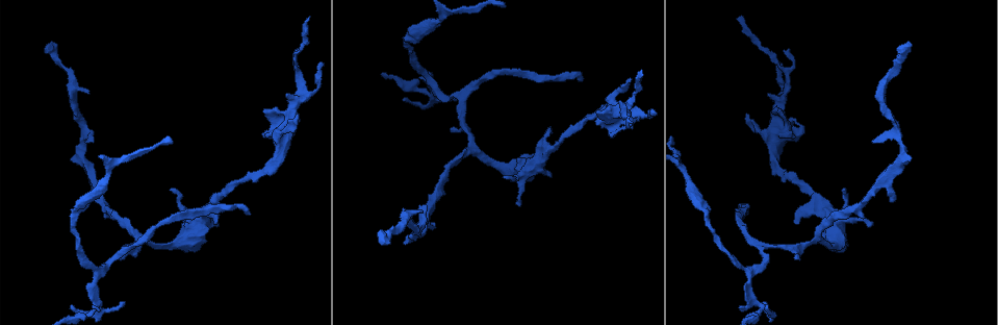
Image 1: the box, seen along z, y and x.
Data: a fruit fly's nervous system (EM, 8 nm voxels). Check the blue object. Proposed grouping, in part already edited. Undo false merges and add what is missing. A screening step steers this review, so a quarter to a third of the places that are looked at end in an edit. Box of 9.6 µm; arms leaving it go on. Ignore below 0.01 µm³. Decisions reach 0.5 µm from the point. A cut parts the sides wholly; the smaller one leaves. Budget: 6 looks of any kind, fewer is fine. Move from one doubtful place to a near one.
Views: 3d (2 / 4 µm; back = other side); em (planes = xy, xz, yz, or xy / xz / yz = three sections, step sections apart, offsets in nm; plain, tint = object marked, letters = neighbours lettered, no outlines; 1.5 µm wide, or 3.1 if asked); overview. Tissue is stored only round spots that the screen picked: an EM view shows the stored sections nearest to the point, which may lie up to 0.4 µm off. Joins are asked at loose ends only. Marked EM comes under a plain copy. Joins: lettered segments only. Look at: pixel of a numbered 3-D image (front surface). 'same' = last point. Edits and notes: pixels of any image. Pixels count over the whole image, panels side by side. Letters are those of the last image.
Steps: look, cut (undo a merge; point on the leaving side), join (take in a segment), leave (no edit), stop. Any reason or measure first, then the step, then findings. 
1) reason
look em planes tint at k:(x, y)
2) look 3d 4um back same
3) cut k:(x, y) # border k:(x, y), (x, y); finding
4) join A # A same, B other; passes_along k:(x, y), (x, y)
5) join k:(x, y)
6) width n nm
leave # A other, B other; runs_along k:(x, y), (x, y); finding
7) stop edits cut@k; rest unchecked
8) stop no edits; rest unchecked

calibre changes
look em xy step 8 letters at 1:(472, 151)

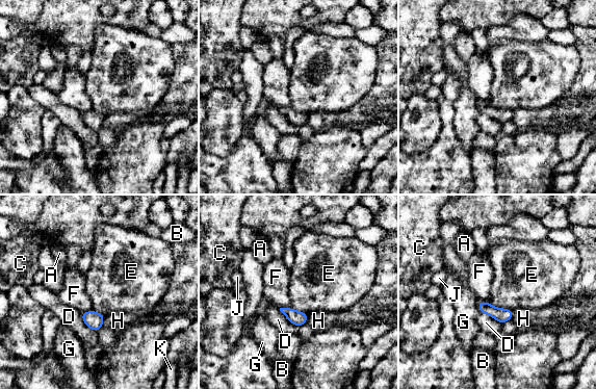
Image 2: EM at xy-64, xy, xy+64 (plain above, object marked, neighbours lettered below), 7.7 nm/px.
look em planes letters same

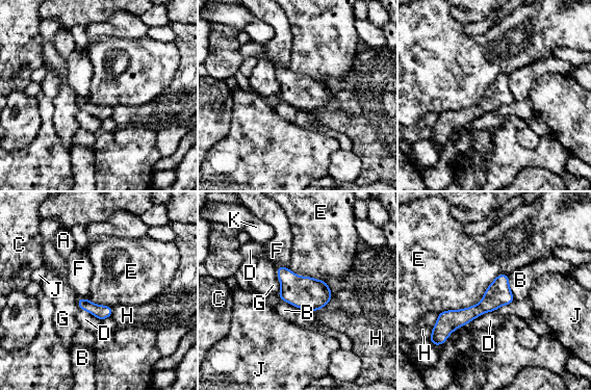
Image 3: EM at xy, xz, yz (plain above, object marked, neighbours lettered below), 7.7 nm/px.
width 190 nm
leave # A other, B other, C other, D other, E other, F other, G other, H other, J other, K other; border 3:(508, 275), (479, 303), (437, 313); continuous, no second cell

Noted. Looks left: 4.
end of a long branch
look 3d 2um at 1:(249, 212)

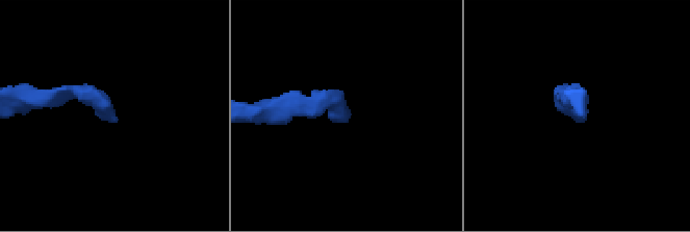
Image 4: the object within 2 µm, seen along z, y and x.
now the EM
look em planes letters at 4:(347, 122)

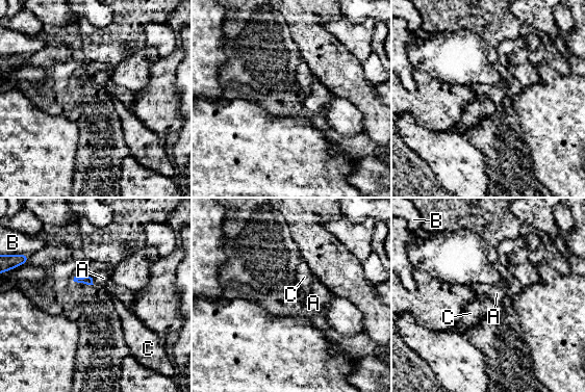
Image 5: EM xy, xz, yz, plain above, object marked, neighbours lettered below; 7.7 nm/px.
leave # A other, B other, C other; border 5:(92, 278), (94, 284); none of them fits

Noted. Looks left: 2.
branch stops here
look em planes tint at 1:(794, 121)

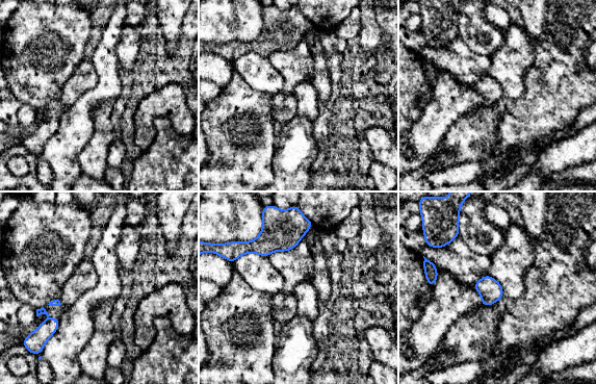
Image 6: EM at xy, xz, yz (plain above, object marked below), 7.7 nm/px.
look em planes letters same

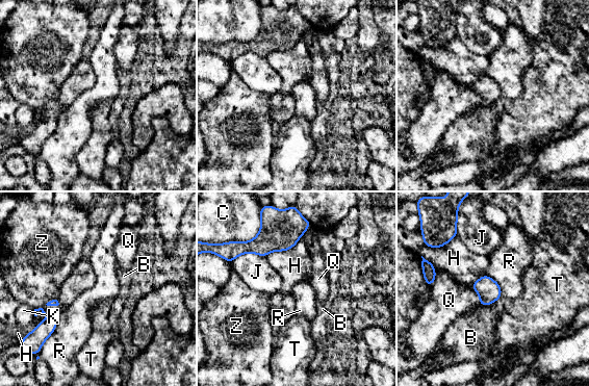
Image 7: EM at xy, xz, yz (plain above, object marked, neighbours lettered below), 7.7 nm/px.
longest_contact H 340 nm
leave # B other, C other, H other, J other, K other, Q other, R other, T other, Z other; border 7:(302, 235), (291, 248), (265, 256); no lettered segment goes on from it

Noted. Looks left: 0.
stop no edits; rest unchecked

